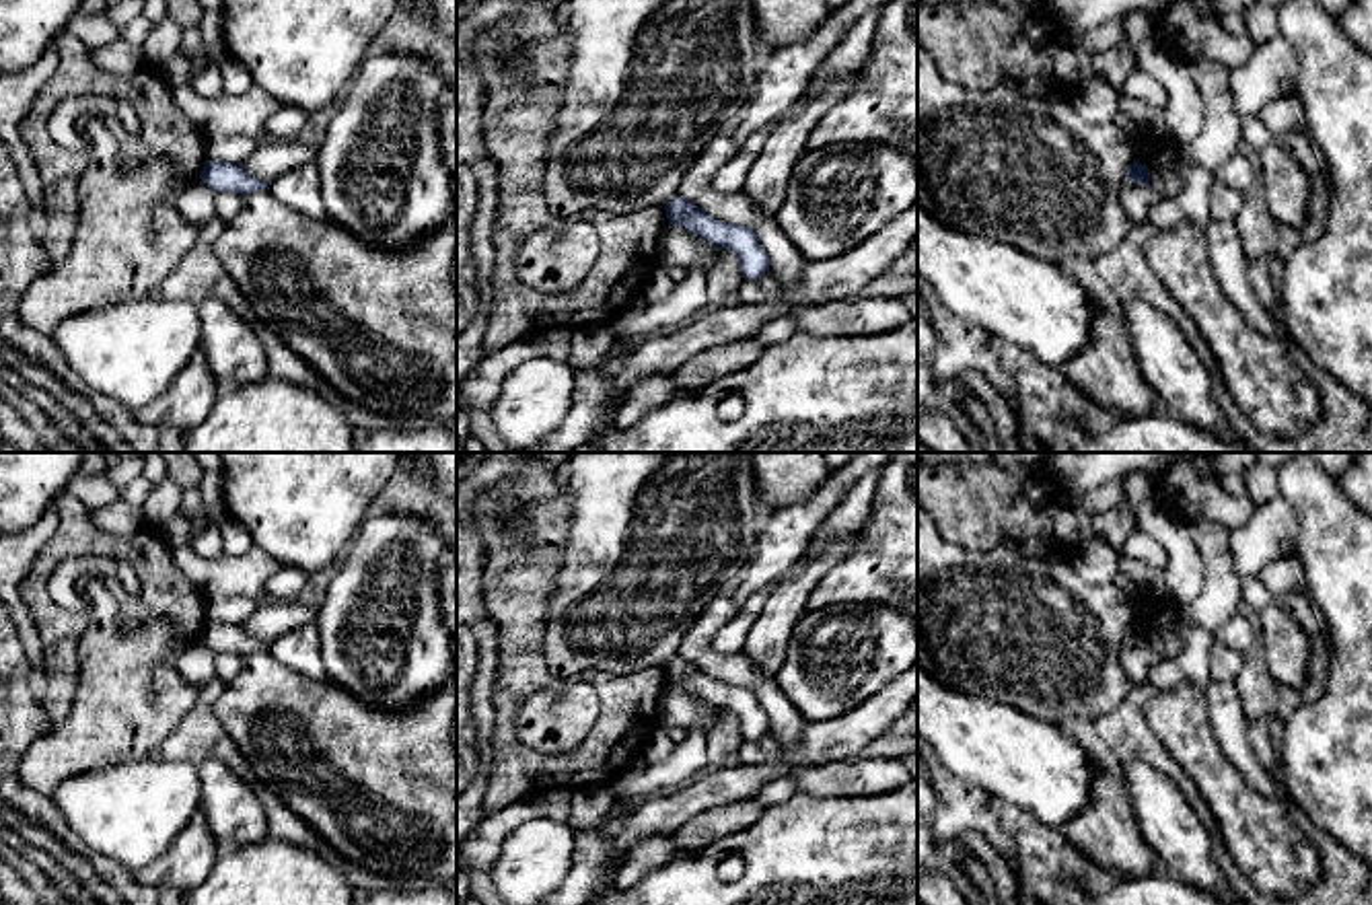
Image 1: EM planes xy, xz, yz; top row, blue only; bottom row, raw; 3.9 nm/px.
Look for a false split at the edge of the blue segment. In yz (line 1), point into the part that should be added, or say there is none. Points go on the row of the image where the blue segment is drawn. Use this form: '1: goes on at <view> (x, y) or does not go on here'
1: does not go on here

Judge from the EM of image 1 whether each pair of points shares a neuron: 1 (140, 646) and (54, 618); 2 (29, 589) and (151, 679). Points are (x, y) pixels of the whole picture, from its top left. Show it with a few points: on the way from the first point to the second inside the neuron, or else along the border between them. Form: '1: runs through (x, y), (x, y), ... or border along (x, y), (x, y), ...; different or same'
1: border along (89, 616), (79, 646), (77, 675); different
2: border along (83, 632), (77, 679); different

